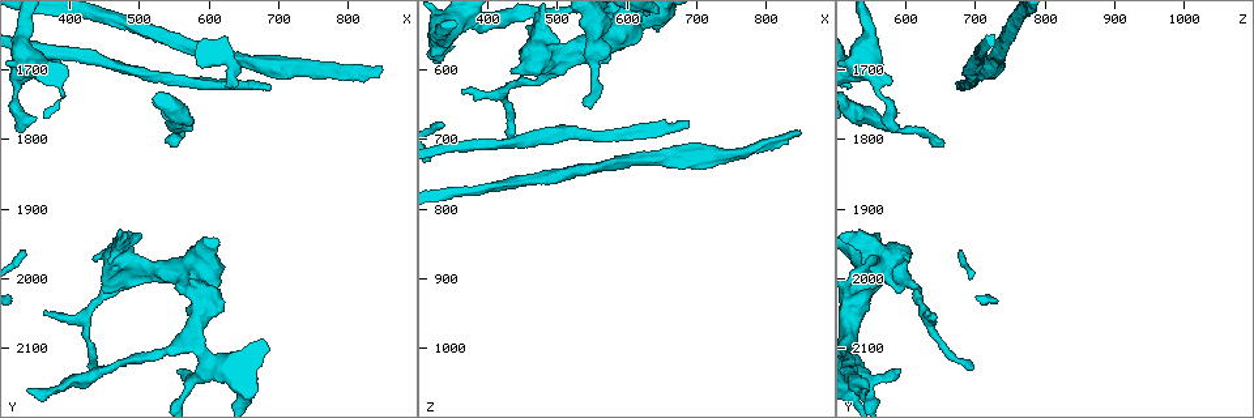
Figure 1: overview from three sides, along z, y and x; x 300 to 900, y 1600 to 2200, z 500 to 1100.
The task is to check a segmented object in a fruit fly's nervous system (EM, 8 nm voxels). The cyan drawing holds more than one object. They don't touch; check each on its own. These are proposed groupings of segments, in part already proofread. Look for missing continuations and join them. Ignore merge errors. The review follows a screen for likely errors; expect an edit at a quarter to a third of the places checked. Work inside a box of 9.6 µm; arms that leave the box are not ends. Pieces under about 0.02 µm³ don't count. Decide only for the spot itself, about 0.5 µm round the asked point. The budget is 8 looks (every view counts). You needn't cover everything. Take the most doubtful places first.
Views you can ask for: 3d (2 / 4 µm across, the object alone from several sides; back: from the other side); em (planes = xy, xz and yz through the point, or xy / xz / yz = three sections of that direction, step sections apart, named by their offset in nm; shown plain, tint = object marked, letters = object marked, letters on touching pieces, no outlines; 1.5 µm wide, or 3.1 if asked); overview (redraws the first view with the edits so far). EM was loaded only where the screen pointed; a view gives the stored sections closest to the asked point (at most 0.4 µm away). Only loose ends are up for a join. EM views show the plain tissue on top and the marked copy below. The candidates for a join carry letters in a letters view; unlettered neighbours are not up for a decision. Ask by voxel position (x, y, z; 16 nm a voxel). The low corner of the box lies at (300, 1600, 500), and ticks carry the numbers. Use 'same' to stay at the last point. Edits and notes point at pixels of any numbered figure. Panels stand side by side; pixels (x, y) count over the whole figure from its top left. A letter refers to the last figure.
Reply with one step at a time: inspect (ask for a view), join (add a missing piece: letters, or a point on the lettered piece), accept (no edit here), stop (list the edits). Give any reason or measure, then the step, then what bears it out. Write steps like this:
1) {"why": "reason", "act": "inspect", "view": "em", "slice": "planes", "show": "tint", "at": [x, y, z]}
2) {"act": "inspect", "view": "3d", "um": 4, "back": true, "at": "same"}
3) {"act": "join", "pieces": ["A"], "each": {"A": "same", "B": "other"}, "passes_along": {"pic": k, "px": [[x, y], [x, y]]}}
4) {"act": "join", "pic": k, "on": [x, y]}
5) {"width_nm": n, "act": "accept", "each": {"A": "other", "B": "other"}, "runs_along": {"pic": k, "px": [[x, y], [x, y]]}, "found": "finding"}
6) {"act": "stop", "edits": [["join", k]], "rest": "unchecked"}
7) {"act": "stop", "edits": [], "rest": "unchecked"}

{"why": "free end", "act": "inspect", "view": "em", "slice": "planes", "show": "tint", "at": [335, 2160, 535]}

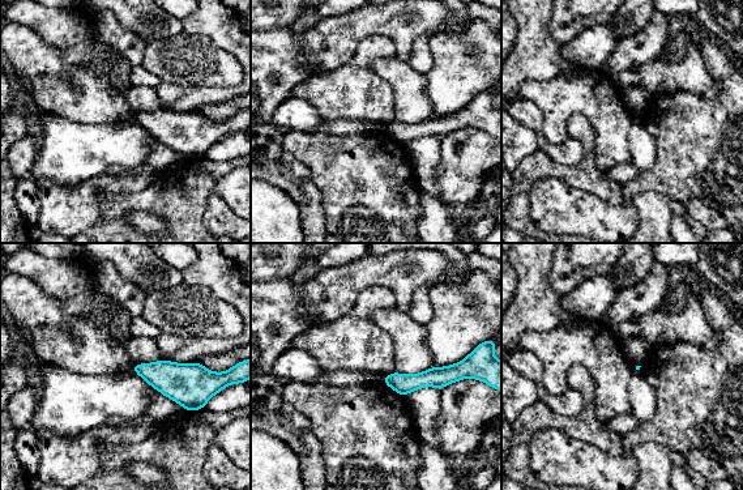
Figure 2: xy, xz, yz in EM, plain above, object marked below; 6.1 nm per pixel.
{"why": "what lies round it", "act": "inspect", "view": "em", "slice": "planes", "show": "letters", "at": "same"}

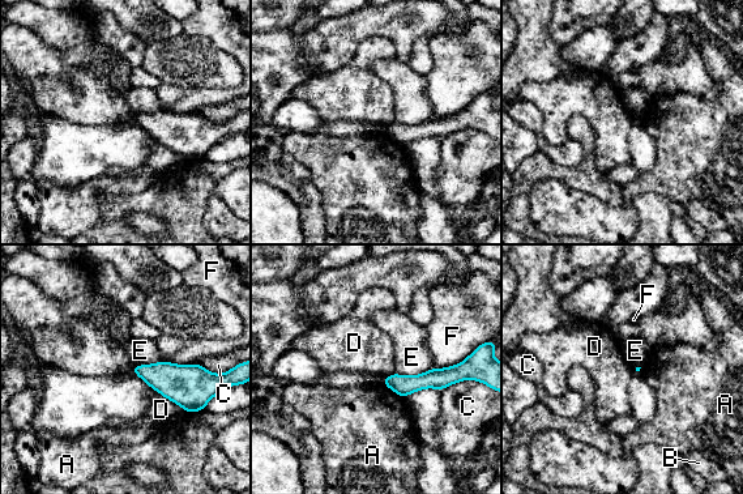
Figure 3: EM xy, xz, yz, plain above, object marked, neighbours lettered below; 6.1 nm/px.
{"longest_contact_nm": ["E", 240], "act": "accept", "each": {"A": "other", "B": "other", "C": "other", "D": "other", "E": "other", "F": "other"}, "found": "none of them fits"}

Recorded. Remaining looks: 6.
{"why": "branch stops here", "act": "inspect", "view": "em", "slice": "yz", "step": 4, "show": "tint", "at": [360, 2050, 635]}

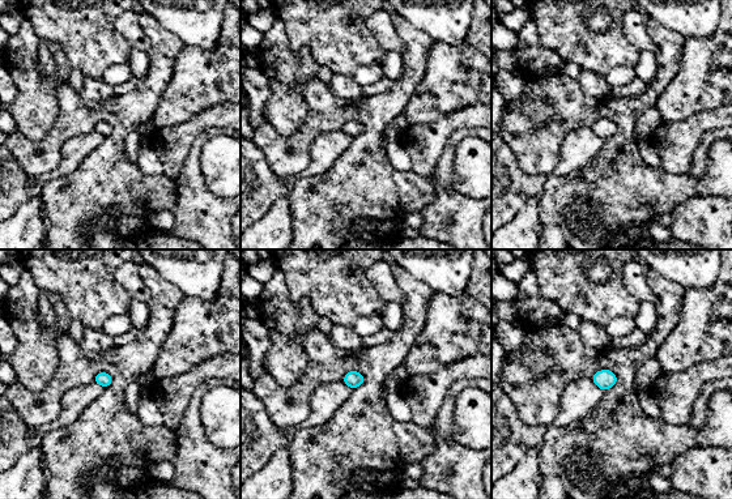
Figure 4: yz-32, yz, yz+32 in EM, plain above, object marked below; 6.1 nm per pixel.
{"act": "inspect", "view": "em", "slice": "planes", "show": "letters", "at": "same"}

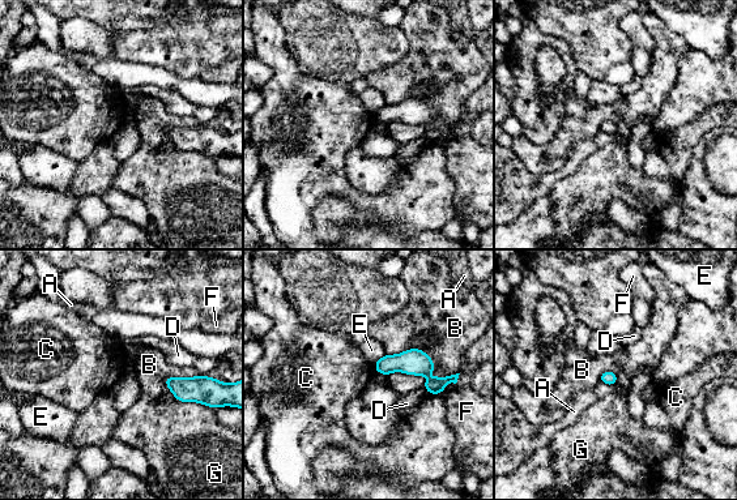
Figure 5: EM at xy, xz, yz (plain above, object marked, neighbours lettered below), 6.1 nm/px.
{"longest_contact_nm": ["B", 440], "act": "accept", "each": {"A": "other", "B": "other", "C": "other", "D": "other", "E": "other", "F": "other", "G": "other"}, "found": "no lettered piece goes on from it"}

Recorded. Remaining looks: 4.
{"why": "tapers out", "act": "inspect", "view": "3d", "um": 4, "back": true, "at": [430, 2130, 700]}

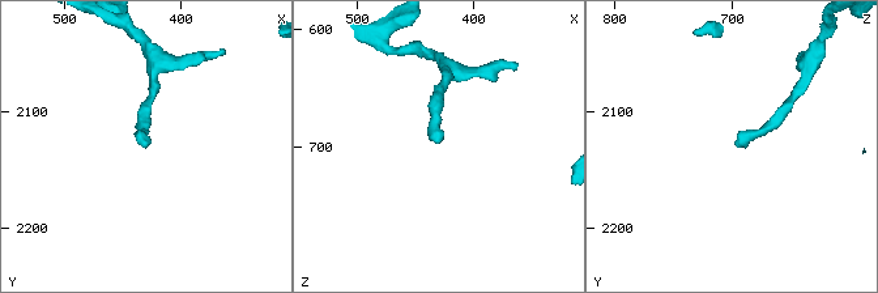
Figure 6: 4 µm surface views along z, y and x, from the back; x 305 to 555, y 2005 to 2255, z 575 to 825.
{"why": "shape alone is not enough", "act": "inspect", "view": "em", "slice": "planes", "show": "letters", "at": [432, 2130, 696]}

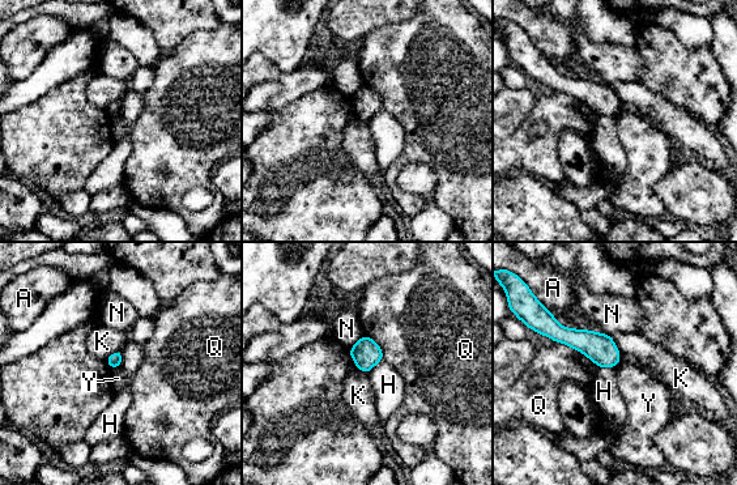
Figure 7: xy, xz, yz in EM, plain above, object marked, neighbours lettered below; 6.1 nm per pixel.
{"width_nm": 80, "act": "accept", "each": {"A": "other", "H": "other", "K": "other", "N": "other", "Q": "other", "Y": "other"}, "found": "no lettered piece goes on from it"}

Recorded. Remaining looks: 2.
{"act": "stop", "edits": [], "rest": "unchecked"}

